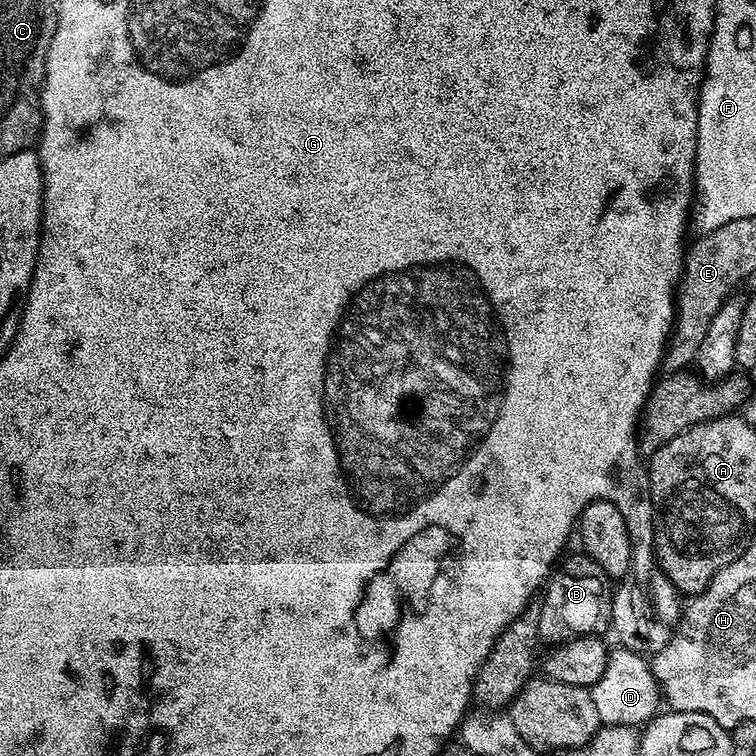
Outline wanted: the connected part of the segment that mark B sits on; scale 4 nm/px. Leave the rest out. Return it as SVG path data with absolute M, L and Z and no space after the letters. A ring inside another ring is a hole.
M578 552L572 556L565 555L559 561L557 570L549 575L543 592L542 602L539 601L538 607L538 630L539 639L545 640L545 645L555 646L565 644L567 640L573 640L579 636L591 636L593 634L604 634L609 631L612 622L612 597L614 595L614 584L607 573L601 568L600 564L594 561L585 553Z

